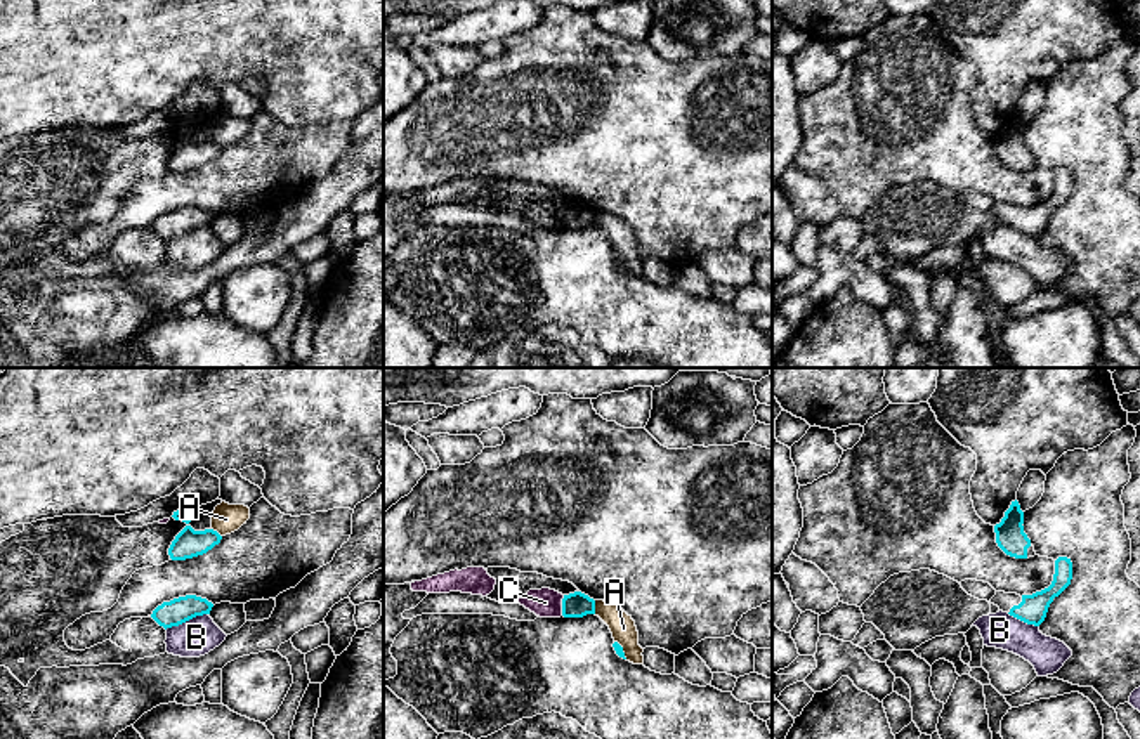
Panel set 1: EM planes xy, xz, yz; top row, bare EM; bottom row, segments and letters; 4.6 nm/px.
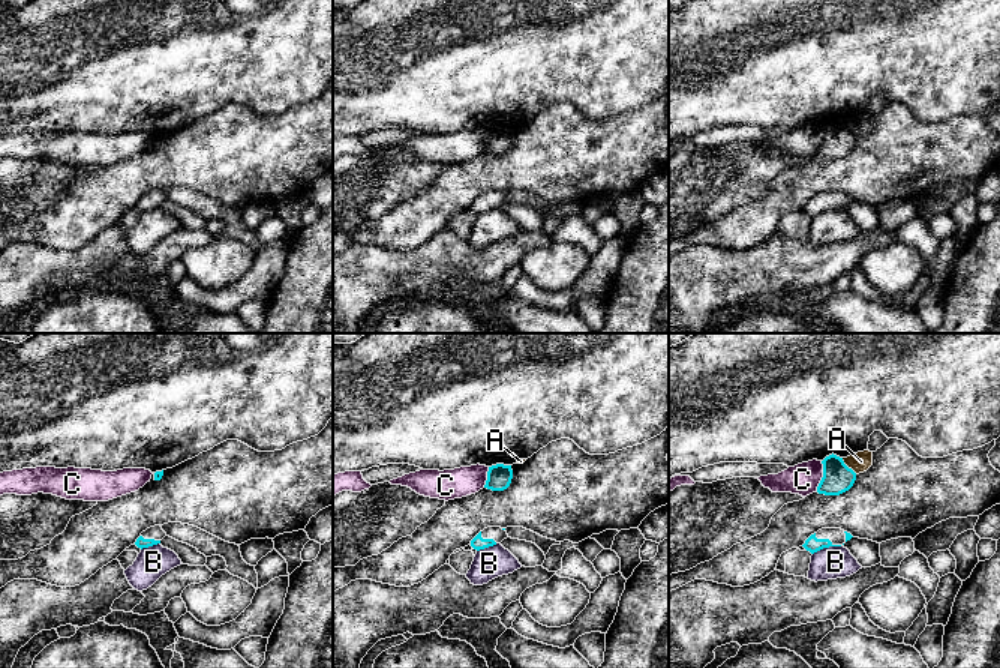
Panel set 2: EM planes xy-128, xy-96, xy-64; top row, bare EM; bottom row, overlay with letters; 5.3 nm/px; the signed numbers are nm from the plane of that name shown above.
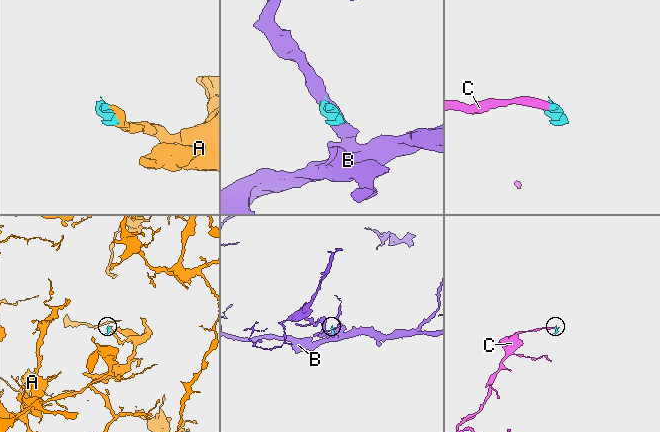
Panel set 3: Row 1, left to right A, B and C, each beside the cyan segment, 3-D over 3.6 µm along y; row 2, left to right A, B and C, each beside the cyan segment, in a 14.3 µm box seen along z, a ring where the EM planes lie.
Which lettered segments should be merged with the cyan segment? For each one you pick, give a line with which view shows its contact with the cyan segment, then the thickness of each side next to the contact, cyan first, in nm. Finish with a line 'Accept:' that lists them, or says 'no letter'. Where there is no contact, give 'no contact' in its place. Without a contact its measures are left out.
Accept: no letter

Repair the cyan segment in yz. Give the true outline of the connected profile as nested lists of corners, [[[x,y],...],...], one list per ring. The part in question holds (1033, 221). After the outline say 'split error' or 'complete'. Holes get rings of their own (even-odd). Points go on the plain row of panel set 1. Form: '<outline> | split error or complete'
[[[1058,168],[1055,172],[1055,186],[1053,193],[1048,199],[1036,203],[1032,206],[1017,206],[996,203],[996,206],[989,212],[998,217],[999,222],[1008,224],[1010,227],[1027,234],[1039,238],[1048,224],[1050,215],[1055,208],[1058,208],[1072,191],[1072,173],[1067,168]]] | split error

